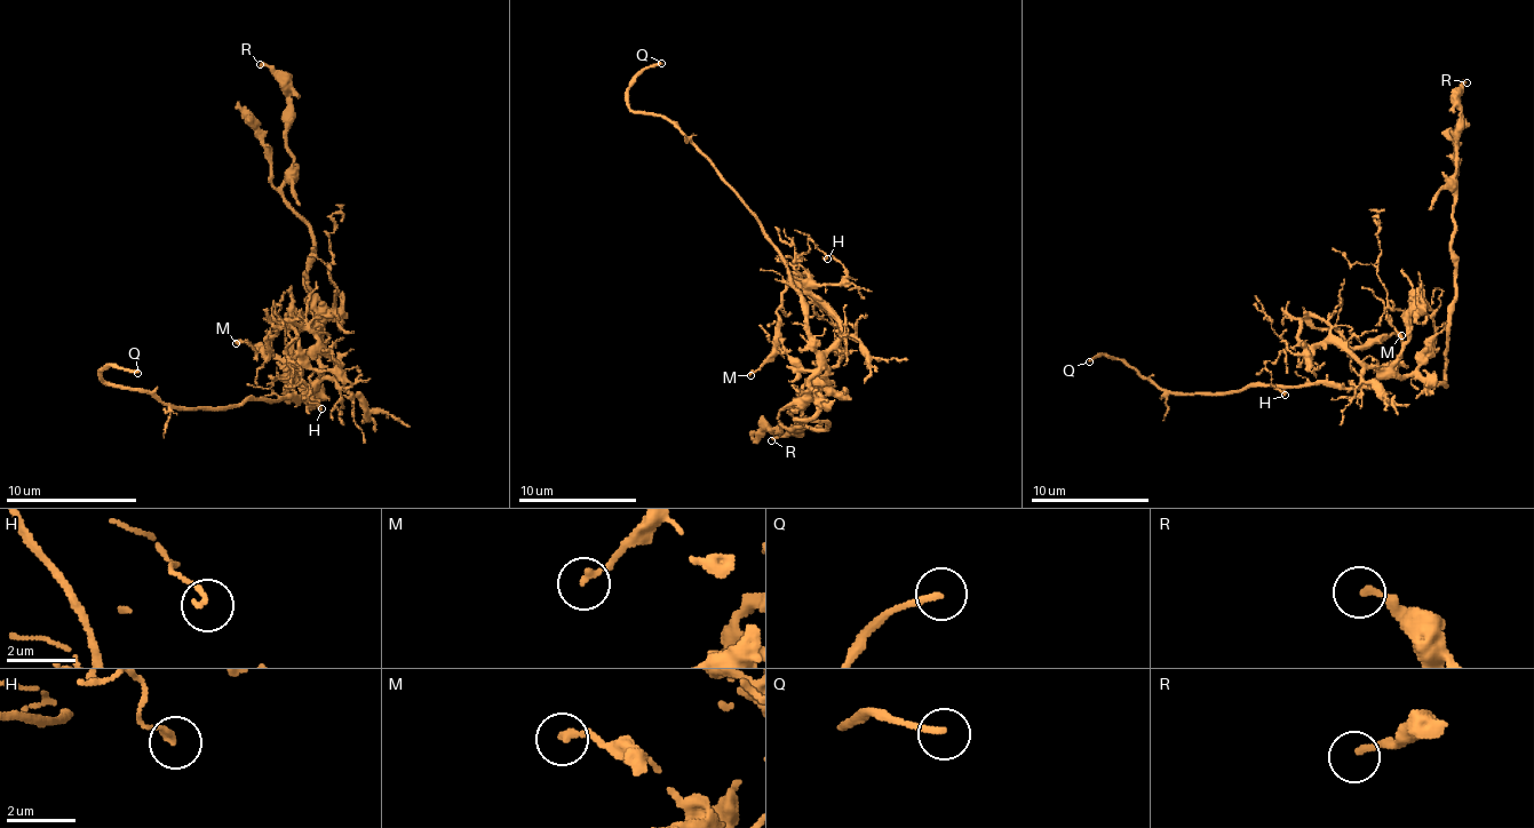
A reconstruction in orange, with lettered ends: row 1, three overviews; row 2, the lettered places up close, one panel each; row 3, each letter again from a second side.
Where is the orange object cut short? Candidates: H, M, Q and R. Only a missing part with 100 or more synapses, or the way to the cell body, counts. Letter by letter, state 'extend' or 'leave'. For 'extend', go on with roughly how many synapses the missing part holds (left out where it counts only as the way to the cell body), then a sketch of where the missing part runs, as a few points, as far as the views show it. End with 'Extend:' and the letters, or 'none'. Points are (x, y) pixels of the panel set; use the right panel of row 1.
H: leave
M: leave
Q: extend; missing branch runs (1089, 361), (1083, 356), (1089, 341), (1080, 337)
R: leave
Extend: Q

